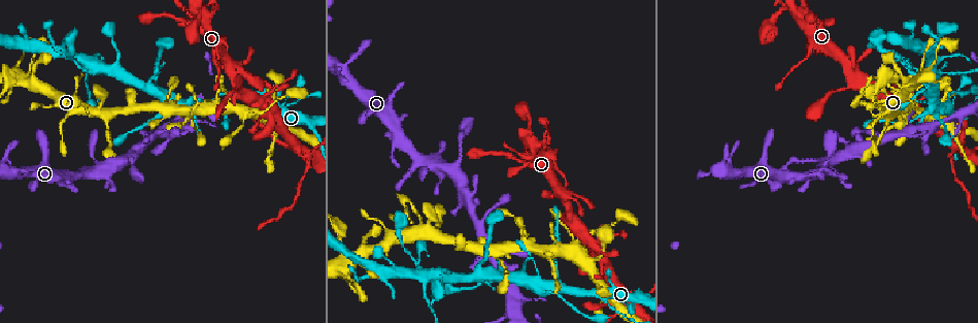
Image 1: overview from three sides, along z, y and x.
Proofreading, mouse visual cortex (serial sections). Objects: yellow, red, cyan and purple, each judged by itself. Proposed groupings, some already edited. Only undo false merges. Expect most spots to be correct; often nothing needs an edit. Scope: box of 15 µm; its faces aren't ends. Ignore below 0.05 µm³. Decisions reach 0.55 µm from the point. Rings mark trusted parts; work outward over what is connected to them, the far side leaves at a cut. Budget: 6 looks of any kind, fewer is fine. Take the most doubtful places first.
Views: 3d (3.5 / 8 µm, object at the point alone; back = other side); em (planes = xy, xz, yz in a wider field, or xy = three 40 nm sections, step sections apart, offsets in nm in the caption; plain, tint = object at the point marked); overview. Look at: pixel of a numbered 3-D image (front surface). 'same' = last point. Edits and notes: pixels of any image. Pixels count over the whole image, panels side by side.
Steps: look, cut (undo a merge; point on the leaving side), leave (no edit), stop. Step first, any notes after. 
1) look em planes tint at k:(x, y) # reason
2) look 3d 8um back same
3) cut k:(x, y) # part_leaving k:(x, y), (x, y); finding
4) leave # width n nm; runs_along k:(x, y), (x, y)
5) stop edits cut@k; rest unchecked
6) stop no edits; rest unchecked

look em xy step 5 tint at 1:(871, 111) # a narrow waist

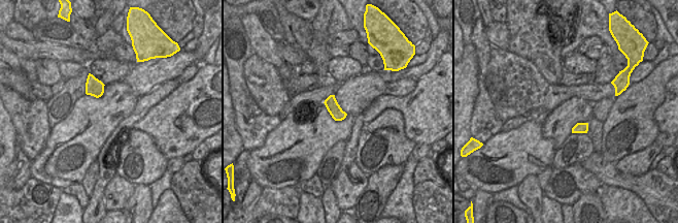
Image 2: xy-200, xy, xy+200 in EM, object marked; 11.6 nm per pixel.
look 3d 3.5um back same # see where the arms go

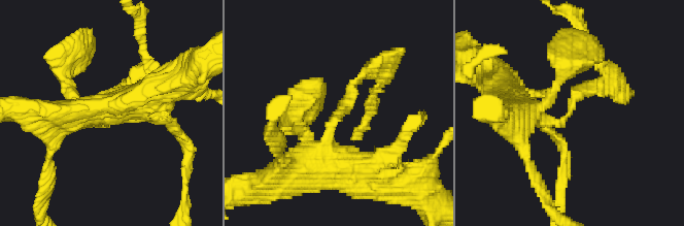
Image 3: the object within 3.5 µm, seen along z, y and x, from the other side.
leave # width 150 nm; runs_along 3:(335, 165), (329, 126), (370, 70); all the same cell

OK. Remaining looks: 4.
look 3d 8um at 1:(297, 148) # four-way junction

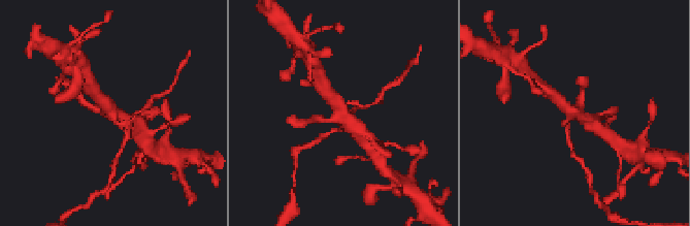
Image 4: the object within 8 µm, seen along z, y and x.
look 3d 3.5um back at 4:(572, 111) # zoom in

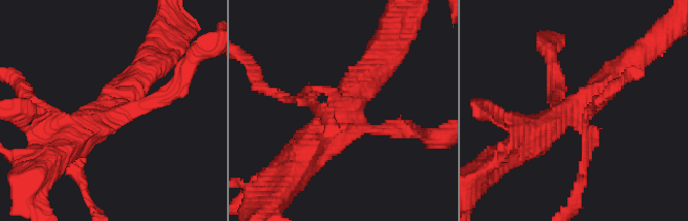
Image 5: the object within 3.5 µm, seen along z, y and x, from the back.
cut 5:(74, 172) # part_leaving 5:(595, 137), (566, 210); a second cell is stuck on

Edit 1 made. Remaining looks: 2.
stop edits cut@5; rest unchecked

